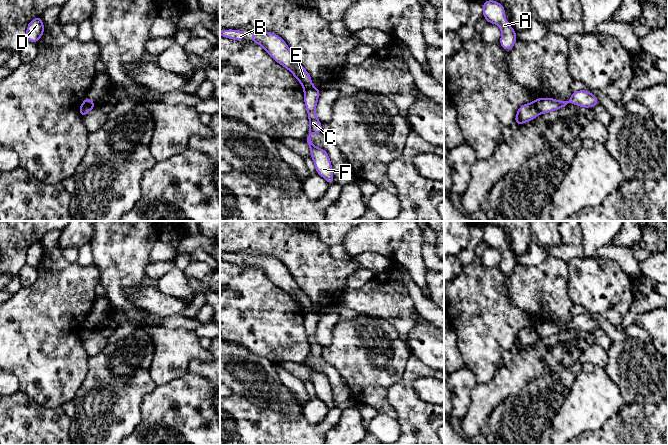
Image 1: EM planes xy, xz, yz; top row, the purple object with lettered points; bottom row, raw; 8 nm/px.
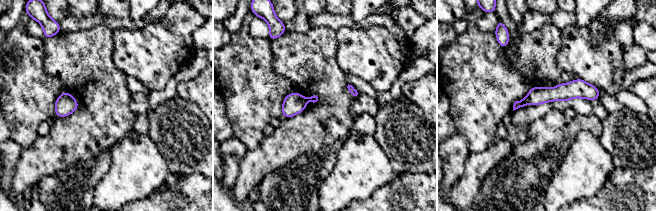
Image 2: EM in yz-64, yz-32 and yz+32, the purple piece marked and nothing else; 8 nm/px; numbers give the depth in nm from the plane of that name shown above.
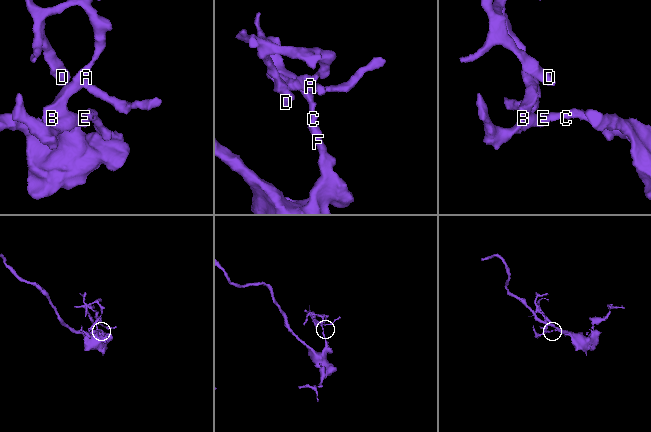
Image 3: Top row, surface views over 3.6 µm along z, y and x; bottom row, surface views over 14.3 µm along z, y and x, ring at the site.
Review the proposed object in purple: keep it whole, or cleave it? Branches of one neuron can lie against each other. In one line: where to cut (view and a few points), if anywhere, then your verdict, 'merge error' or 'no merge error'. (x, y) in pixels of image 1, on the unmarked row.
yz (533, 325), (539, 337) | merge error

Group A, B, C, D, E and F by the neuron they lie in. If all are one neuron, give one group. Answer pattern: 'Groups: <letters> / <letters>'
Groups: A B D E / C F

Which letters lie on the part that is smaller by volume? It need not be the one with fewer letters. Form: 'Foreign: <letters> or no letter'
Foreign: A, B, D, E

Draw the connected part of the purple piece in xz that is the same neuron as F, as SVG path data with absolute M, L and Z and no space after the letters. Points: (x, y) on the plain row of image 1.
M311 312L304 314L304 326L306 333L308 335L309 342L309 356L305 360L304 364L309 370L311 375L311 382L314 385L317 398L321 399L329 409L334 408L332 388L330 386L328 377L326 374L315 371L311 365L310 358L322 357L322 348L317 343L315 332L317 329L317 324L320 319L319 312Z

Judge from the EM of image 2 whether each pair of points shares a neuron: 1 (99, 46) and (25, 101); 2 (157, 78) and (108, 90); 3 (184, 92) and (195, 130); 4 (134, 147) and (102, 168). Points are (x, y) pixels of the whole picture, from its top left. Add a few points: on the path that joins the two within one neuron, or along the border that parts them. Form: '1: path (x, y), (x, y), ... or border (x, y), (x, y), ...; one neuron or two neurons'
1: border (45, 57), (44, 70), (57, 77), (66, 90); two neurons
2: border (113, 55), (115, 65), (126, 75); two neurons
3: border (178, 95), (193, 102), (202, 112); two neurons
4: border (111, 148), (109, 170), (97, 183); two neurons

